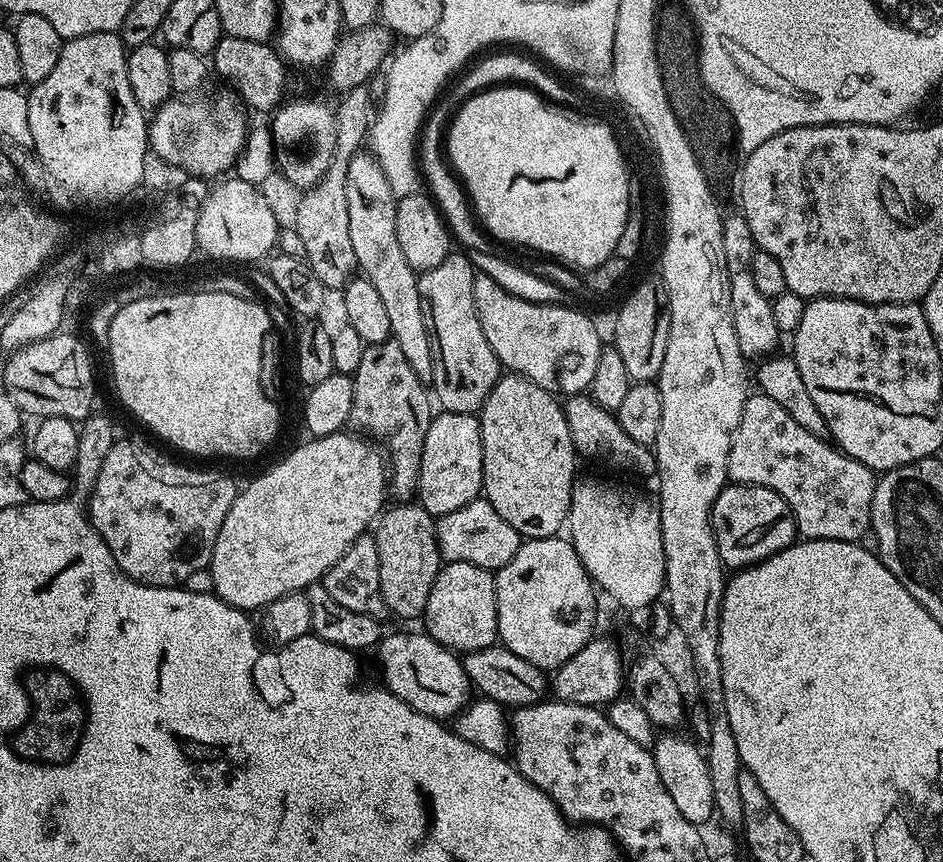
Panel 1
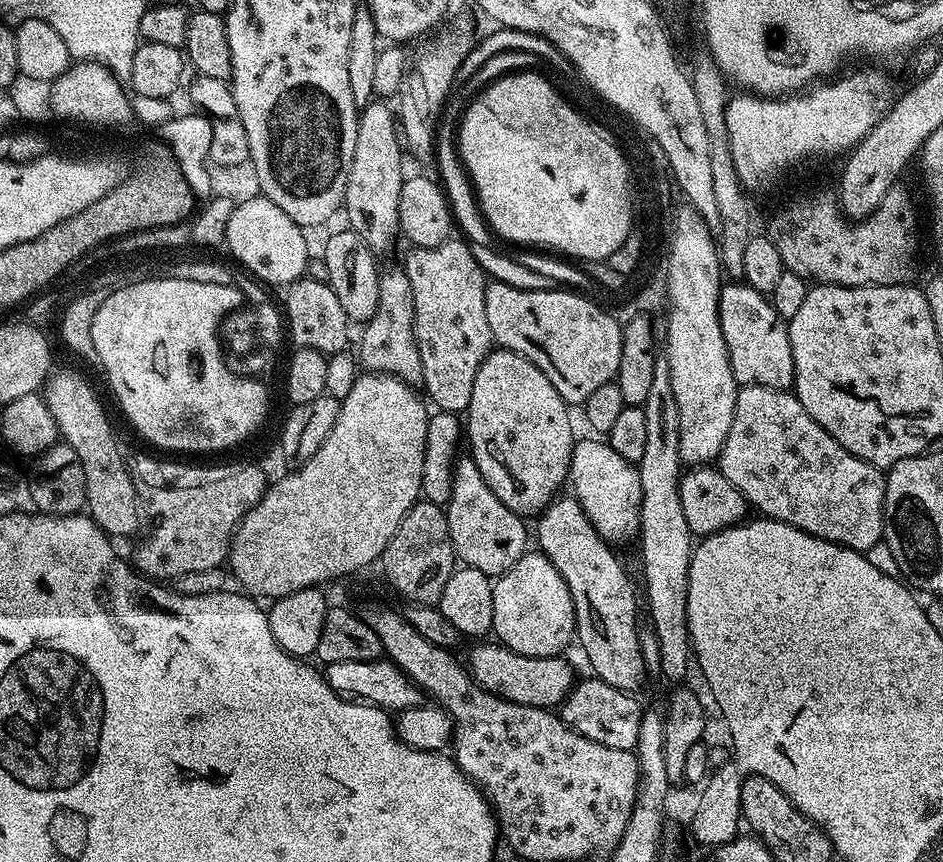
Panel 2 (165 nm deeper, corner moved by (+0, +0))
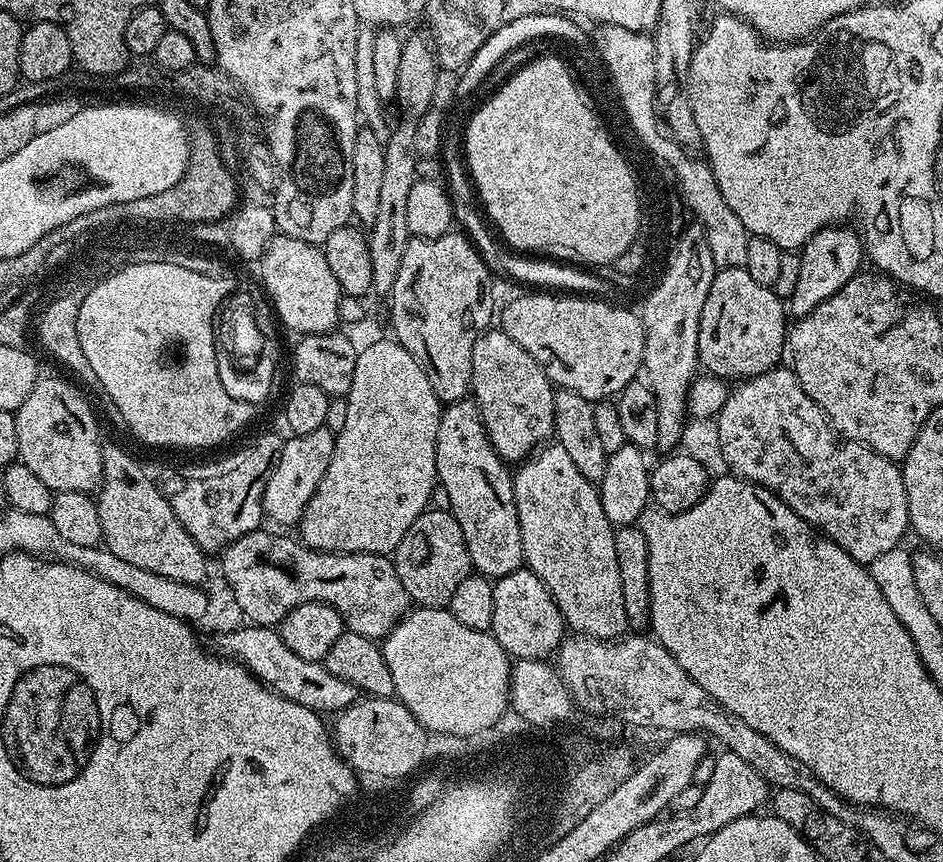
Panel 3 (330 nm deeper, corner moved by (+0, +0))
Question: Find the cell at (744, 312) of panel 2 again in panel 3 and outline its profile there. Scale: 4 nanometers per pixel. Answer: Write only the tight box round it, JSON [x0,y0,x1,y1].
[697,268,790,382]

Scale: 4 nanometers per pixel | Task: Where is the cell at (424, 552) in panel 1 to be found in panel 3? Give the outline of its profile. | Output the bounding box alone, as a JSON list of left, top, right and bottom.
[394,510,473,608]

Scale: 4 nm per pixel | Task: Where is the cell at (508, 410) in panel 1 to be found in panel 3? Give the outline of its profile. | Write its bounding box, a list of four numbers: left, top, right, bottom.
[470,330,554,462]

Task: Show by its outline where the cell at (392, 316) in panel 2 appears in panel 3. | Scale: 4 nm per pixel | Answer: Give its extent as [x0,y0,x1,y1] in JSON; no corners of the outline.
[366,36,434,293]

